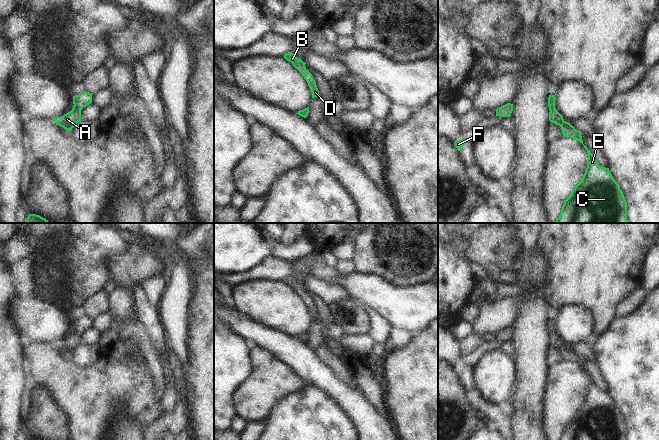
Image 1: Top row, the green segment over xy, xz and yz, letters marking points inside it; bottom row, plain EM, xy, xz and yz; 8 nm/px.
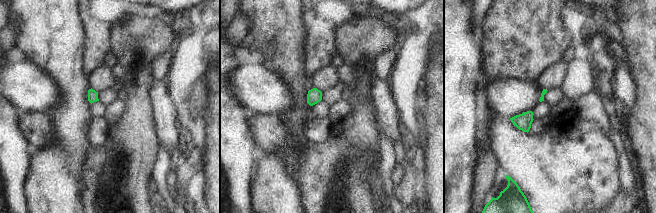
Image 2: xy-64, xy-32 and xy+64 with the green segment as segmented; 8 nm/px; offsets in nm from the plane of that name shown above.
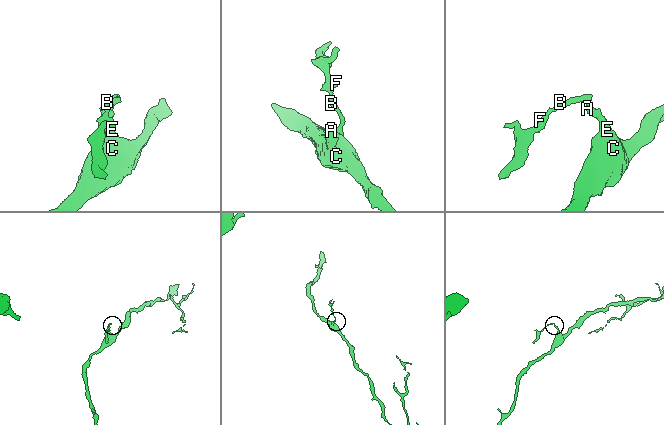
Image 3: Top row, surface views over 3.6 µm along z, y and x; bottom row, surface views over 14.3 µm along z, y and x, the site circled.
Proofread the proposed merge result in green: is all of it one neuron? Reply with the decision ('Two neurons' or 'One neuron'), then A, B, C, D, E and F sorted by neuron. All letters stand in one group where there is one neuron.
One neuron. Groups: A B C D E F

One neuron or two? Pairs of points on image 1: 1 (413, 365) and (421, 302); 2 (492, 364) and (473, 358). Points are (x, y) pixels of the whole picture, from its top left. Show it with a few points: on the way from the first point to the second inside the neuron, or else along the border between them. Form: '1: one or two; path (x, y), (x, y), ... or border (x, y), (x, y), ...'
1: two; border (427, 328), (420, 333)
2: two; border (498, 350), (486, 352), (473, 367)

